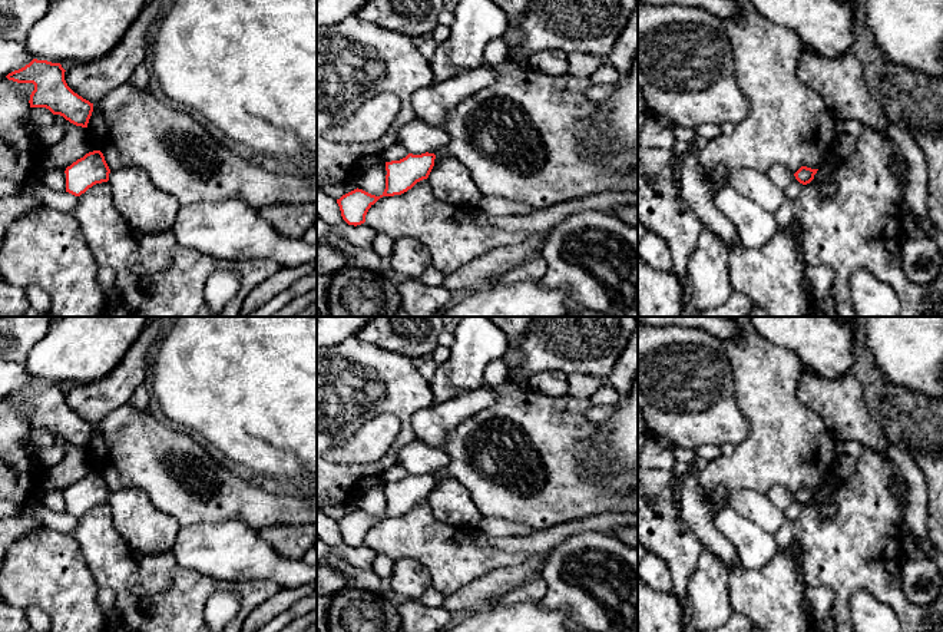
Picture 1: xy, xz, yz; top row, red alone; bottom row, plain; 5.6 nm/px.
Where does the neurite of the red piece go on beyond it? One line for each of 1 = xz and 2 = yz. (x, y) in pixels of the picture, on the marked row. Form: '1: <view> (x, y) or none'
1: none
2: none

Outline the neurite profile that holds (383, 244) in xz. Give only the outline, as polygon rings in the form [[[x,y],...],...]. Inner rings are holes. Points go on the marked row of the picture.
[[[375,232],[375,238],[373,241],[371,249],[380,257],[390,258],[394,248],[394,239],[383,232]]]

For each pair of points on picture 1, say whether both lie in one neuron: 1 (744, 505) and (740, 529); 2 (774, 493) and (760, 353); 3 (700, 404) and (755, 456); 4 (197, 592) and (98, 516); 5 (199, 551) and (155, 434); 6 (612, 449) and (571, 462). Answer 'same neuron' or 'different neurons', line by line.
1: different neurons
2: different neurons
3: different neurons
4: same neuron
5: different neurons
6: different neurons

